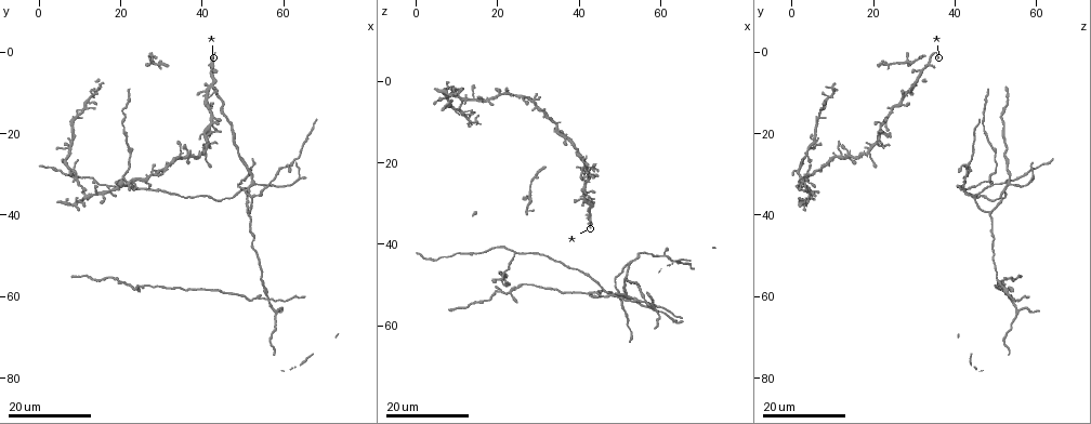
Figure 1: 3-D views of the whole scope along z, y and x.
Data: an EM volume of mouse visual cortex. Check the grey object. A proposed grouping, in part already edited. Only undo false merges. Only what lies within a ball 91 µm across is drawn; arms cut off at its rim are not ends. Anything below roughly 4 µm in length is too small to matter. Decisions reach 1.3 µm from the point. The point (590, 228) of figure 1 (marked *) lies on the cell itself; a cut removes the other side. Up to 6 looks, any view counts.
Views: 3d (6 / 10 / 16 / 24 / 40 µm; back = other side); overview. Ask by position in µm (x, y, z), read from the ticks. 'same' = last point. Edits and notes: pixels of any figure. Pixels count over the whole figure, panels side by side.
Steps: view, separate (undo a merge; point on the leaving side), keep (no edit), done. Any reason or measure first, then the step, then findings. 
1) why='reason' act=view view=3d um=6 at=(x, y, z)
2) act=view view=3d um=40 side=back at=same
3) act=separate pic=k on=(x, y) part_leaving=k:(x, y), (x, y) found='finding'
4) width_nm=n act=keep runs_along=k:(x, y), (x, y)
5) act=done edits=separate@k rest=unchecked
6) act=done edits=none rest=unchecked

why='three arms meet' act=view view=3d um=24 at=(51.0, 33.0, 52.5)

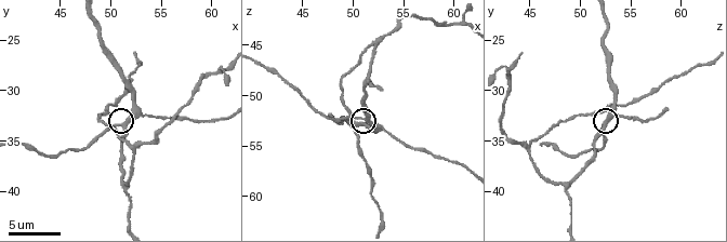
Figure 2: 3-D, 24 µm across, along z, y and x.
why='zoom in' act=view view=3d um=6 at=(51.2, 33.4, 52.4)

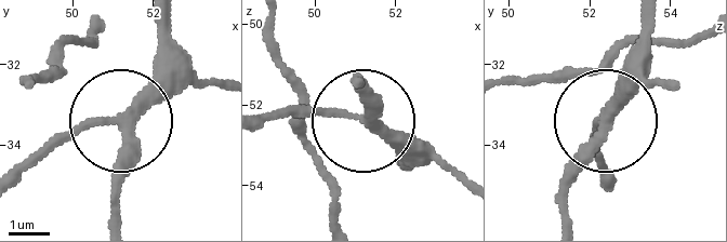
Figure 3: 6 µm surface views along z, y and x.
act=keep runs_along=3:(155, 23), (162, 64), (120, 126), (120, 195) found='one cell here'

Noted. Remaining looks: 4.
why='arms part here' act=view view=3d um=6 at=(51.8, 35.2, 44.8)

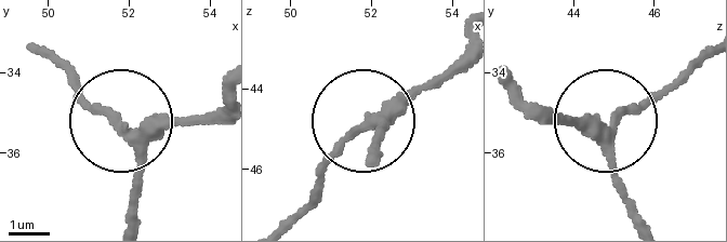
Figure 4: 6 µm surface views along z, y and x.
act=view view=3d um=6 side=back at=(51.80, 35.35, 44.95)

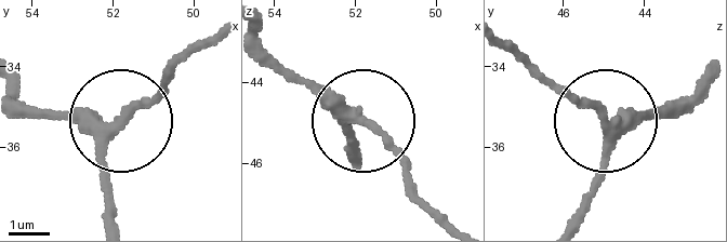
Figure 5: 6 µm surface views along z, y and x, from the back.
act=keep runs_along=5:(567, 223), (597, 171), (602, 130), (512, 40) found='continuous, no second cell'

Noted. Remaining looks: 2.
act=done edits=none rest=unchecked

